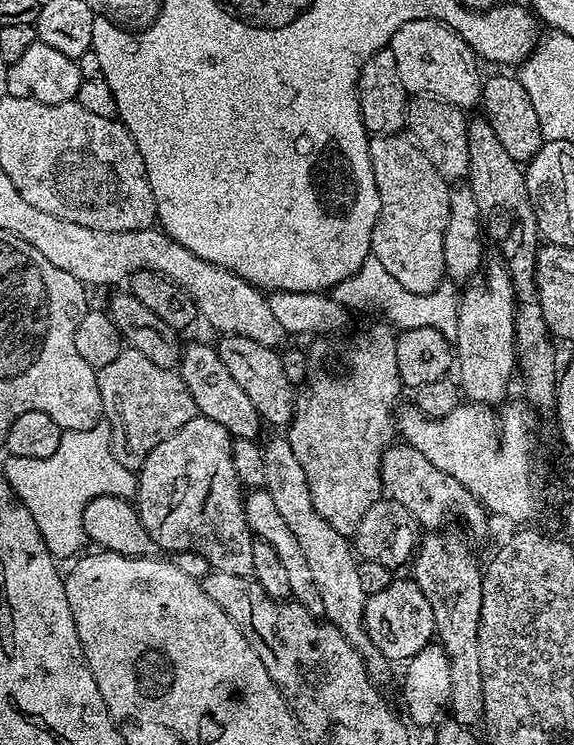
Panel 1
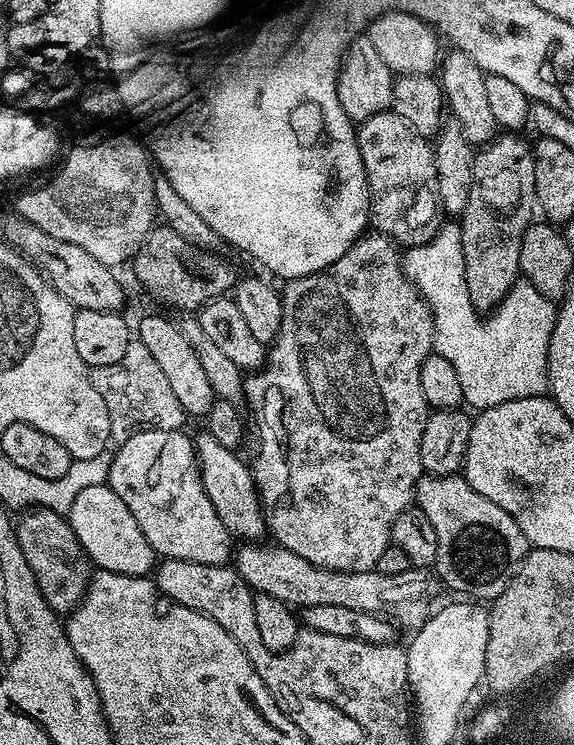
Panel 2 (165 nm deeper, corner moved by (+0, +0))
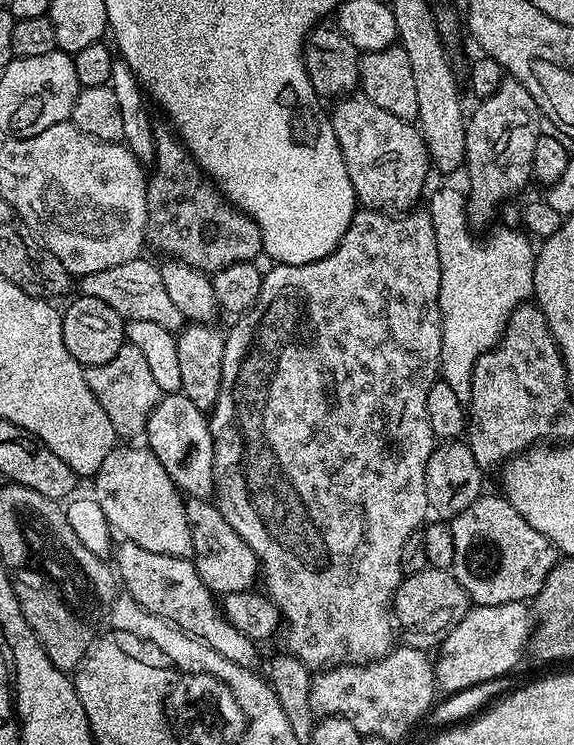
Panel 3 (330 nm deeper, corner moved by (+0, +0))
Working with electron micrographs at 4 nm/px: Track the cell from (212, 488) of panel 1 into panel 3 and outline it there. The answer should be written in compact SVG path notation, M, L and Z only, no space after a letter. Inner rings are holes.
M146 446L113 448L97 470L94 483L98 505L110 528L117 533L120 531L123 539L142 546L142 550L154 550L154 554L191 557L192 535L184 509L185 497L168 476L162 462Z

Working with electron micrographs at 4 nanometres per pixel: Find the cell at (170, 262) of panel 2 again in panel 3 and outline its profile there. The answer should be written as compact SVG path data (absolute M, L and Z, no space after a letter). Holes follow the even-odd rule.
M157 127L156 133L156 163L154 173L147 177L146 210L148 211L148 231L146 240L149 245L161 248L165 257L181 260L186 266L196 268L209 274L222 270L226 266L234 266L238 262L252 262L264 251L262 234L251 216L241 212L235 204L224 197L223 192L212 183L208 176L198 166L198 162L188 152L184 141L176 135L171 127Z

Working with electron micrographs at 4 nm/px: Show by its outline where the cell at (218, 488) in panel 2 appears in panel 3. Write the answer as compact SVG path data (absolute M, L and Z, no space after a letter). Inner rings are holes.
M164 394L161 395L158 406L150 414L148 424L144 427L143 435L148 436L146 447L152 451L162 462L168 476L185 497L198 500L207 500L213 495L216 483L214 482L214 442L212 441L212 431L208 425L209 417L190 398L183 394Z

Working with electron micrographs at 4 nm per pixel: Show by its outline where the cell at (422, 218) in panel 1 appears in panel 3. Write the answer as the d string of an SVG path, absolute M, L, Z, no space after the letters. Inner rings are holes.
M349 94L333 104L336 105L330 108L330 119L357 201L364 208L393 214L415 209L430 173L428 148L419 127L394 118L394 114L382 110L382 106L374 106L363 94Z

